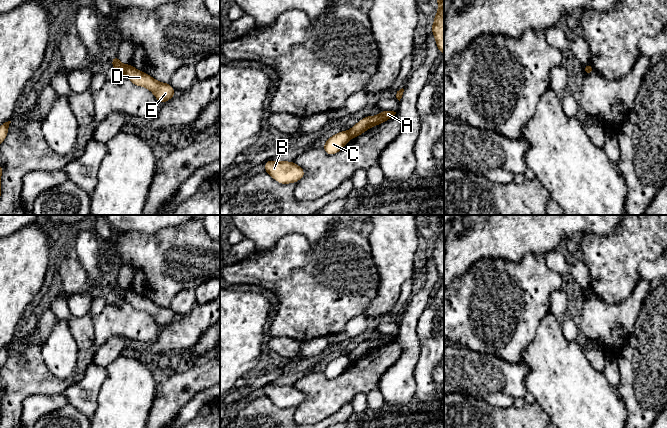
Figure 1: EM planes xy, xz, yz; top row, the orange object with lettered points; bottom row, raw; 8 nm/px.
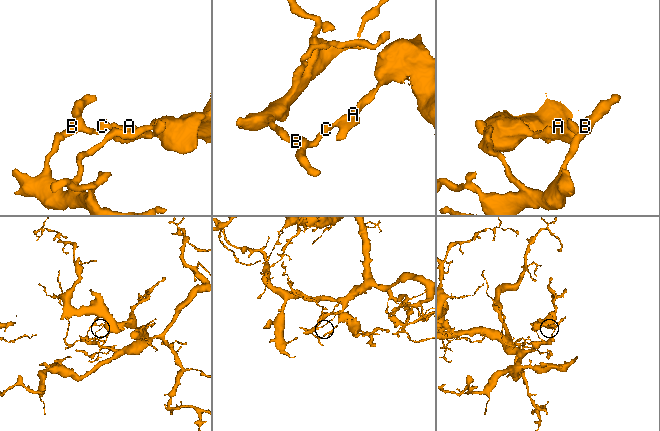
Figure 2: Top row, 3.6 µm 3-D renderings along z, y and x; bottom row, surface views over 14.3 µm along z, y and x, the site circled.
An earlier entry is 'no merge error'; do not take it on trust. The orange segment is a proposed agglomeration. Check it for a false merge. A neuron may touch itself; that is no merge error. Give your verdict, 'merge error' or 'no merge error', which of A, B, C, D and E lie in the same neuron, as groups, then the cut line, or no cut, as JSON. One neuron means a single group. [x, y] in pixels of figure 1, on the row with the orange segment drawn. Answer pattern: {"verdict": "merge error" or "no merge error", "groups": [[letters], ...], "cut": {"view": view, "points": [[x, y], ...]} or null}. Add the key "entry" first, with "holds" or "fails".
{"entry": "fails", "verdict": "merge error", "groups": [["A", "D", "E"], ["B", "C"]], "cut": {"view": "xy", "points": [[126, 65], [123, 73]]}}

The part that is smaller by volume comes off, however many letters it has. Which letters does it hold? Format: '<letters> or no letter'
A, D, E

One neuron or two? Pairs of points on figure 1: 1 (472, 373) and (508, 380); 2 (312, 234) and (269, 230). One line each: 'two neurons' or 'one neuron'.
1: one neuron
2: one neuron

